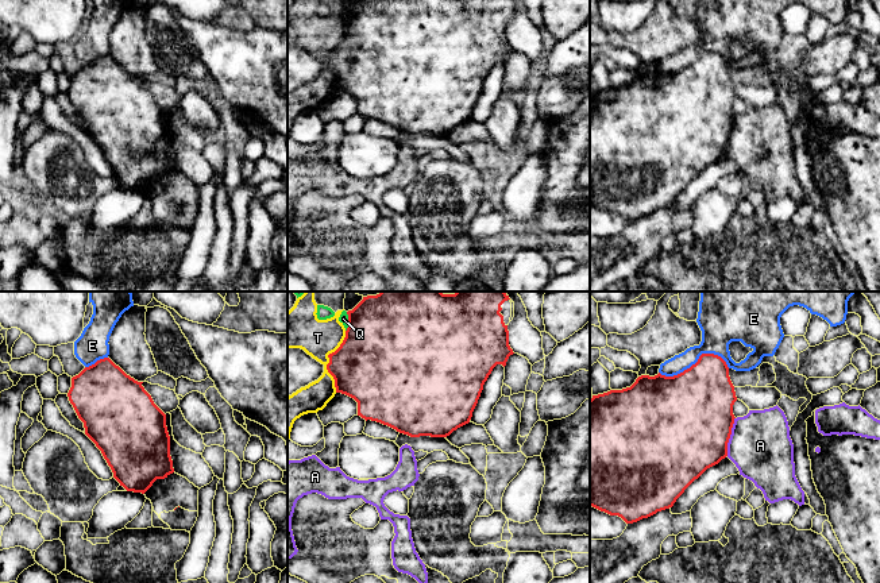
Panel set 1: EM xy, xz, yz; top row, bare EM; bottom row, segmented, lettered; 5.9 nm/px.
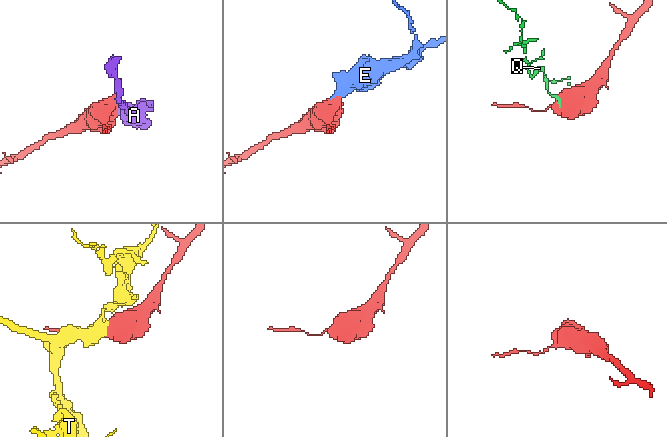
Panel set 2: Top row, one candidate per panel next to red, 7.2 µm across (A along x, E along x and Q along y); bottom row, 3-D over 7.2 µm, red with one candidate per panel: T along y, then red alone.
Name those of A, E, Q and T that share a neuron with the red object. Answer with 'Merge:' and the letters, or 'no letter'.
Merge: no letter

